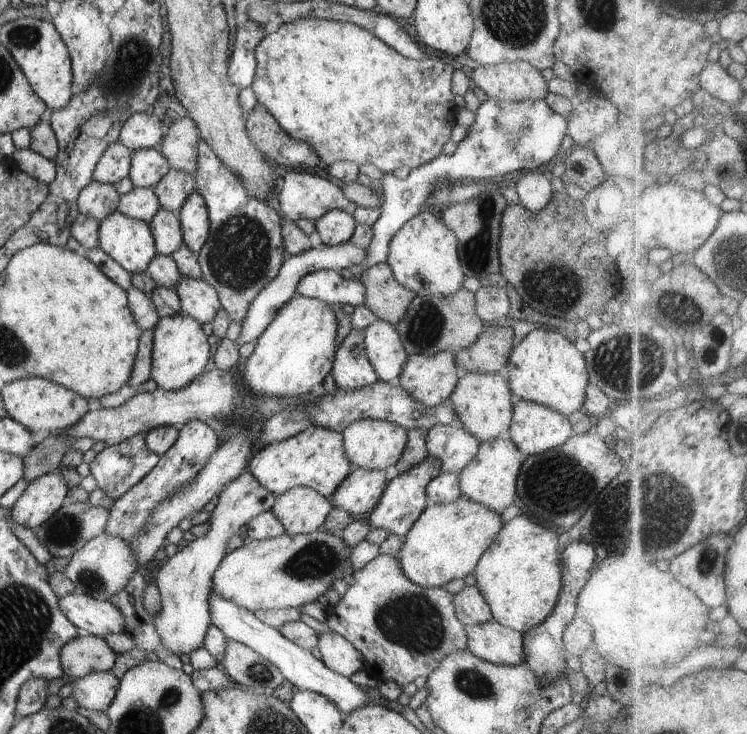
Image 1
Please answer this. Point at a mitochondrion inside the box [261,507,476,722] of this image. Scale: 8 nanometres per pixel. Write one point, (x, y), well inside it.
(414, 623)

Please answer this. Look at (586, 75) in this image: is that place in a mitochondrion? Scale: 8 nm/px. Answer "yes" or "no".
no

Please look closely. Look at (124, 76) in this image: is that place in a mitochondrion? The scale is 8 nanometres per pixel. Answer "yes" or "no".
yes

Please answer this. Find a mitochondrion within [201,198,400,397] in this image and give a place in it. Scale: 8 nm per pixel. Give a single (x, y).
(238, 256)

